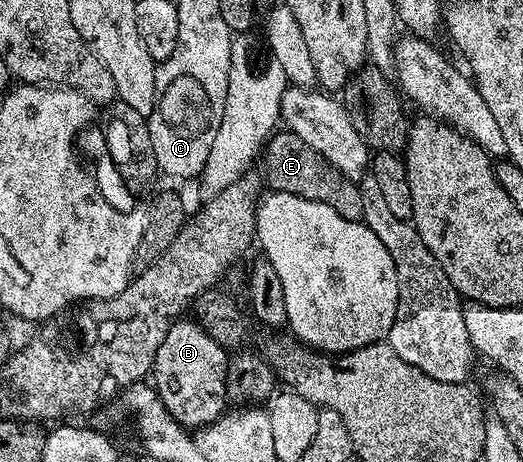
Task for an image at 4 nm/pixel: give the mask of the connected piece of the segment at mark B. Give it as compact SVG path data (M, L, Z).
M179 319L172 323L165 339L161 339L161 347L157 347L153 366L153 384L155 393L165 405L165 411L169 411L169 415L178 425L188 431L194 431L222 417L228 408L229 353L199 326L198 321L183 320Z

